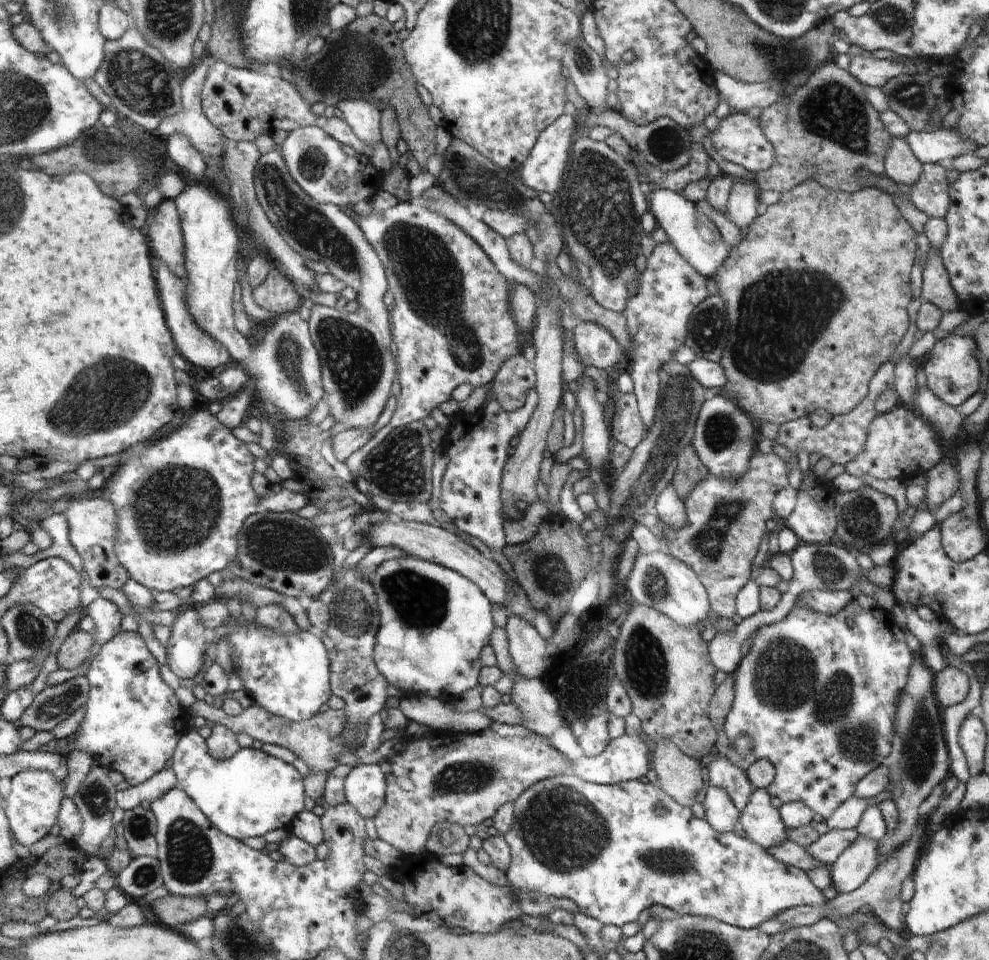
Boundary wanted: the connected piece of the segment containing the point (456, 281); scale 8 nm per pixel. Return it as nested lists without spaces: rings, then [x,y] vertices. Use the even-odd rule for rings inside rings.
[[[403,201],[399,202],[394,208],[388,211],[379,211],[374,209],[370,216],[362,216],[357,213],[359,227],[366,234],[371,245],[379,254],[381,261],[385,265],[385,270],[389,274],[390,292],[394,299],[392,307],[393,314],[393,337],[398,345],[399,365],[403,366],[400,372],[400,394],[397,396],[396,411],[390,420],[390,428],[408,425],[414,421],[422,420],[425,416],[430,415],[430,411],[434,410],[442,402],[446,402],[450,398],[452,391],[459,384],[471,384],[474,389],[476,387],[488,387],[494,380],[502,365],[509,360],[510,357],[516,355],[516,338],[518,338],[518,330],[516,324],[512,320],[512,312],[510,312],[510,284],[506,277],[497,269],[493,260],[486,254],[486,251],[472,238],[462,227],[452,222],[444,215],[425,207],[420,201]]]

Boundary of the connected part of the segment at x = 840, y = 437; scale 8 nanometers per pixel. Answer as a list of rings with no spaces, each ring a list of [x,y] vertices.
[[[886,361],[870,379],[869,391],[866,398],[863,398],[858,406],[855,406],[849,413],[833,415],[830,422],[820,428],[816,426],[808,417],[800,417],[791,421],[786,421],[780,425],[778,438],[780,444],[786,446],[788,450],[797,456],[798,448],[804,448],[809,454],[818,452],[821,456],[827,456],[834,465],[845,466],[862,450],[866,442],[867,428],[871,420],[878,415],[875,409],[877,398],[884,392],[884,388],[894,386],[895,364]]]

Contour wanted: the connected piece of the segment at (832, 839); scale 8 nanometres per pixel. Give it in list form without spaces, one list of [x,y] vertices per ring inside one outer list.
[[[829,829],[806,848],[822,865],[830,866],[860,835],[856,829]]]

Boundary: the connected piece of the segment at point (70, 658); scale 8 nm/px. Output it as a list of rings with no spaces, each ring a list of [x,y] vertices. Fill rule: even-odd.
[[[80,628],[74,629],[64,640],[57,656],[60,669],[70,670],[80,666],[92,656],[93,636]]]

